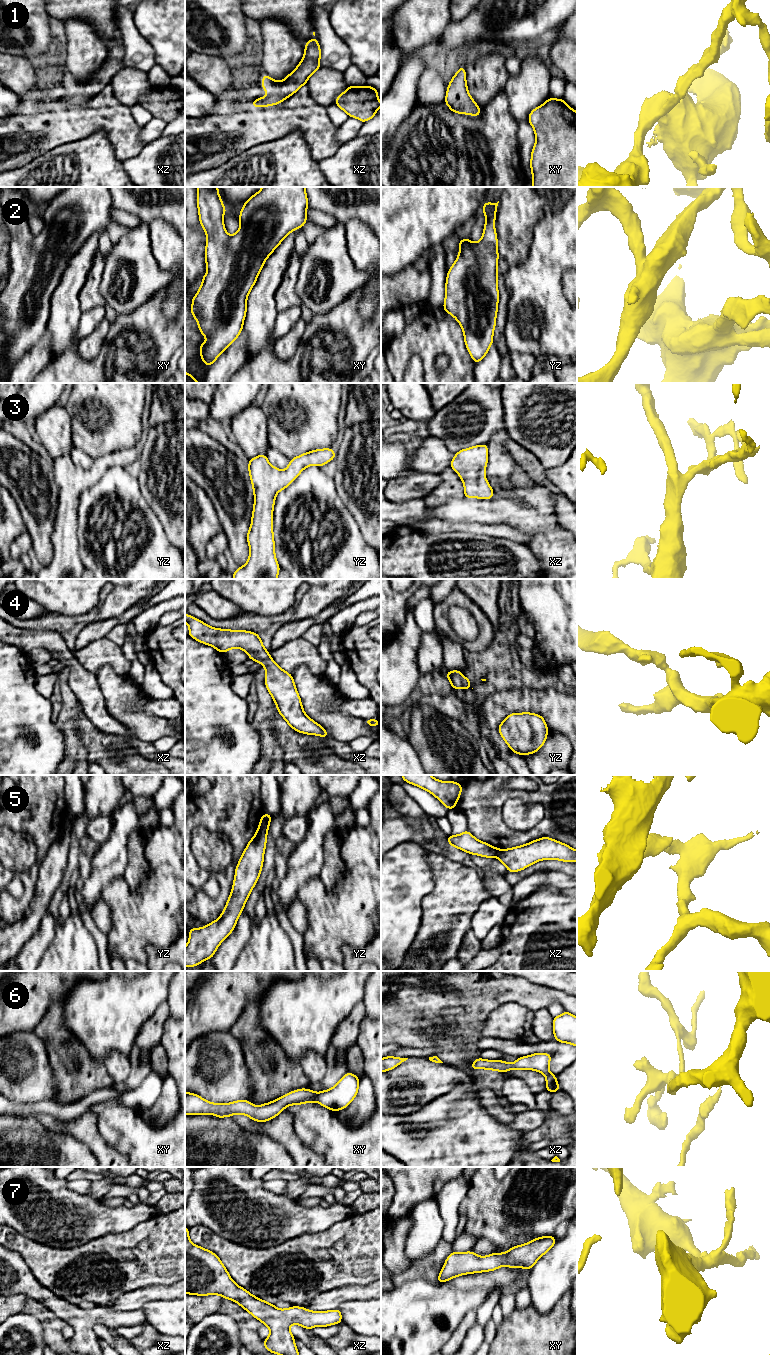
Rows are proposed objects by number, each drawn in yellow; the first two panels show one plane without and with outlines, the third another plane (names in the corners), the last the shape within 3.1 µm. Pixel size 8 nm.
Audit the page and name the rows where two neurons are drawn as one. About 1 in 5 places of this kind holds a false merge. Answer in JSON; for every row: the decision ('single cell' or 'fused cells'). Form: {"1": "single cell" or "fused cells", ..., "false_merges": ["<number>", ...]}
{"1": "single cell", "2": "single cell", "3": "single cell", "4": "single cell", "5": "fused cells", "6": "single cell", "7": "single cell", "false_merges": ["5"]}

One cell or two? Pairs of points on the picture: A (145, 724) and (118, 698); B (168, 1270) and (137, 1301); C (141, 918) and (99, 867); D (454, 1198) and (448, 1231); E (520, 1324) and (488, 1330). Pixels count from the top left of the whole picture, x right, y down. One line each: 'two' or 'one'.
A: one
B: two
C: two
D: one
E: two

